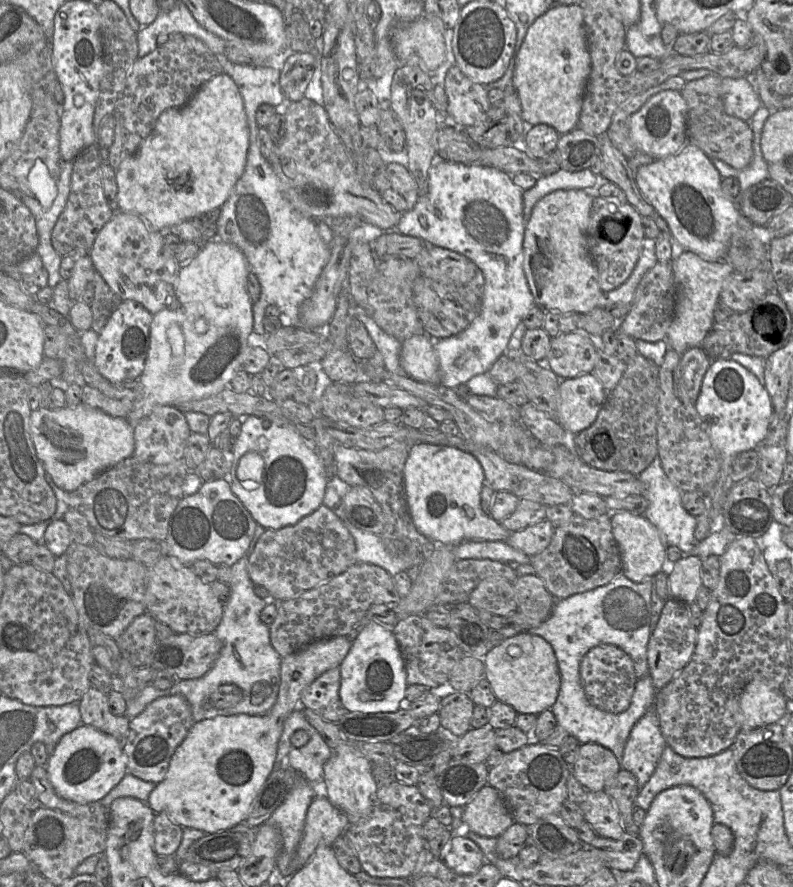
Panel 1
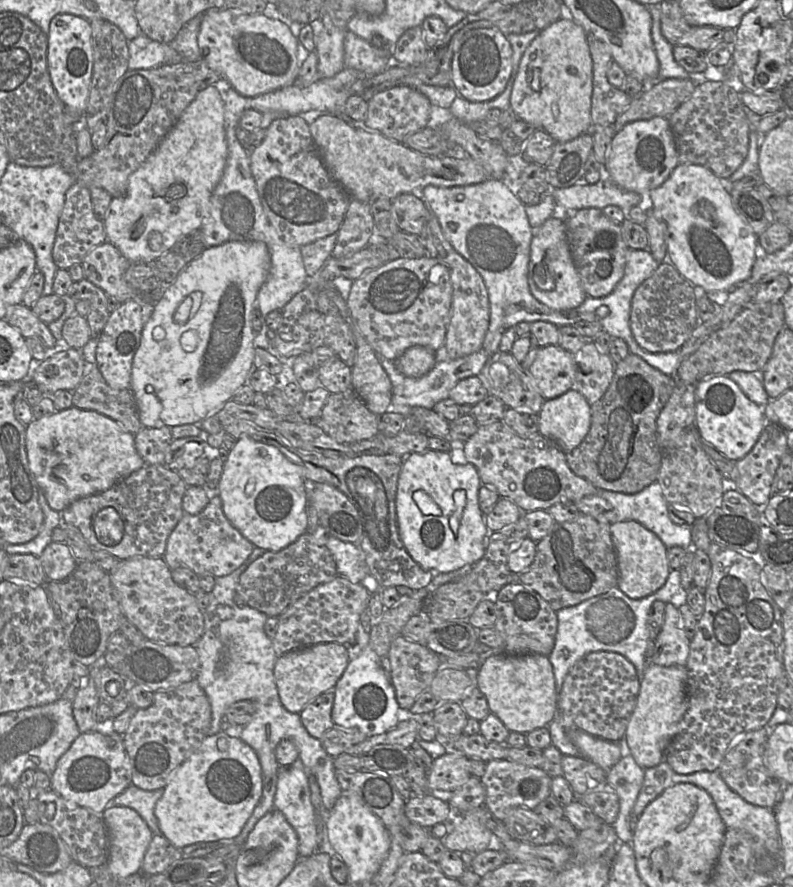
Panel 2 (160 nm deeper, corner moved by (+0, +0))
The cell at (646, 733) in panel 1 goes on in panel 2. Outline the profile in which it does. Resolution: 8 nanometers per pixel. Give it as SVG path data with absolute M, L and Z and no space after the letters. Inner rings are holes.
M621 740L621 758L620 760L607 771L606 783L610 785L616 792L619 798L619 812L616 820L612 824L619 843L631 843L633 831L629 828L628 819L632 814L633 807L643 784L645 769L640 767L632 757L629 749Z

